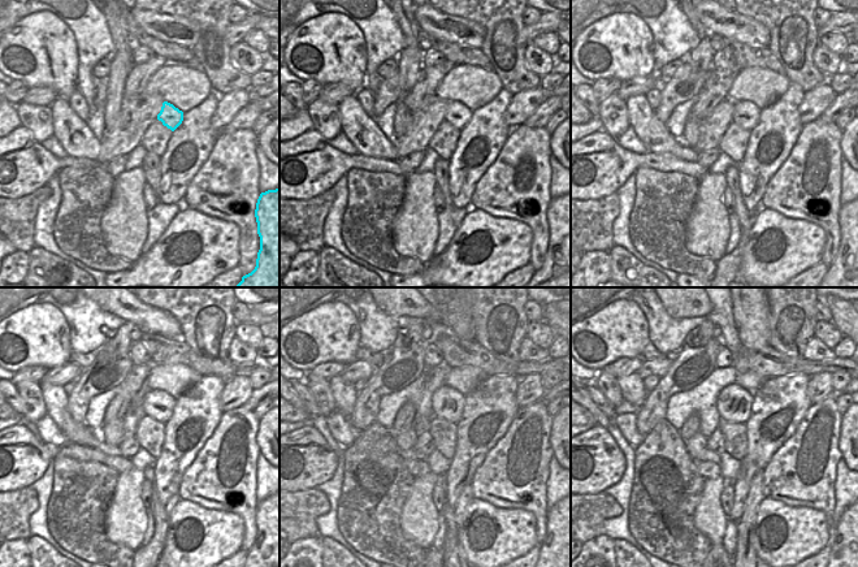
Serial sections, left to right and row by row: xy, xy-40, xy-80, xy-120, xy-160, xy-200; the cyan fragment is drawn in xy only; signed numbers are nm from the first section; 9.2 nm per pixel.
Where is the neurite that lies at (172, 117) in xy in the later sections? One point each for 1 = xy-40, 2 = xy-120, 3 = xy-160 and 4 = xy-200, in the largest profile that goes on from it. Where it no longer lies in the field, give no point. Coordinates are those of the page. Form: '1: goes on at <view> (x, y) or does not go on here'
1: goes on at xy-40 (458, 115)
2: goes on at xy-120 (159, 405)
3: goes on at xy-160 (447, 403)
4: goes on at xy-200 (735, 403)

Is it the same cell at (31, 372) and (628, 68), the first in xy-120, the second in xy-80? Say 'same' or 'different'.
different

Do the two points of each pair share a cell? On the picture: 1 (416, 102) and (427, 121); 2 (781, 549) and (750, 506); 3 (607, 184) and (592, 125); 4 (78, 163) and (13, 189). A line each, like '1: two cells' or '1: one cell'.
1: two cells
2: two cells
3: two cells
4: one cell

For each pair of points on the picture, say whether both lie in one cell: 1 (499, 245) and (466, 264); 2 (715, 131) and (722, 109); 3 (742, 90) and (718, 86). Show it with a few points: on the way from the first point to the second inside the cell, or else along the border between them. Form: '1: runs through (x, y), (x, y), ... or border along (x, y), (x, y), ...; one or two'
1: runs through (492, 254), (486, 260), (475, 264); one
2: runs through (715, 126), (722, 115); one
3: border along (741, 69), (727, 96); two

